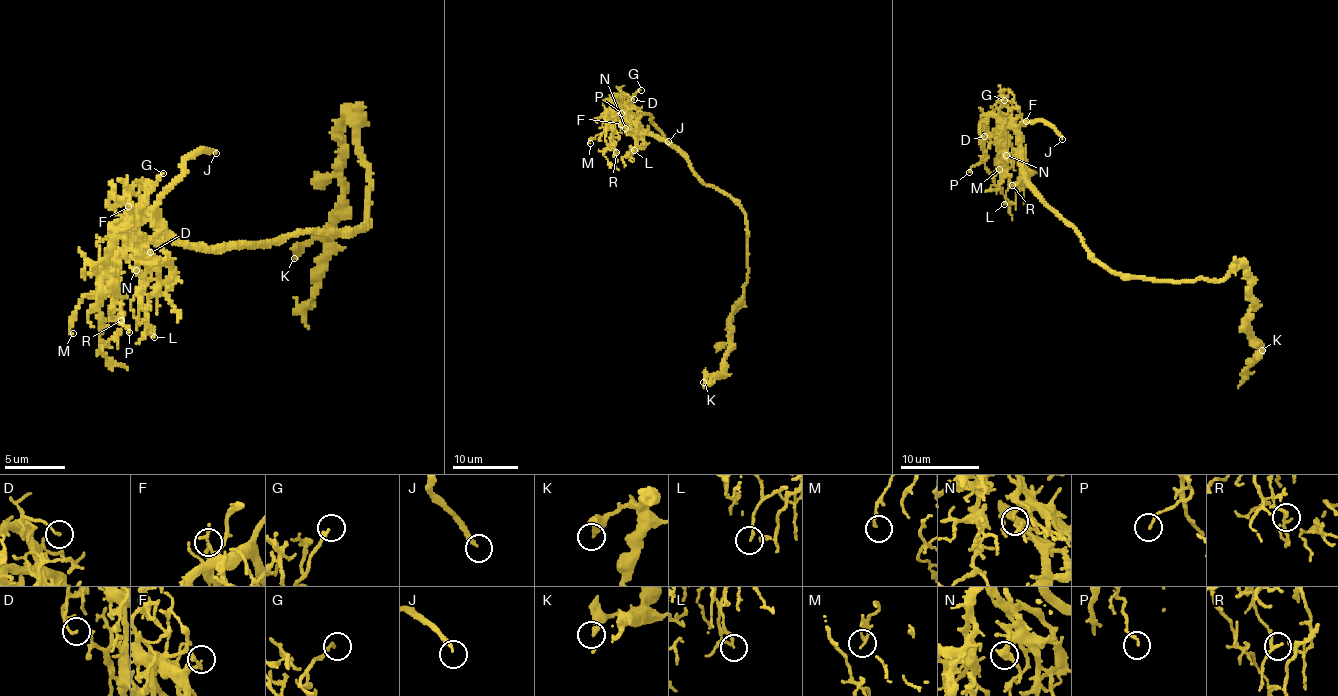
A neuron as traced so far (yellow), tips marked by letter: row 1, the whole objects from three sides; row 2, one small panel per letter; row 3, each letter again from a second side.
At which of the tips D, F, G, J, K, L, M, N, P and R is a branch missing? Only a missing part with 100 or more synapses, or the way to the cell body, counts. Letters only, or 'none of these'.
J

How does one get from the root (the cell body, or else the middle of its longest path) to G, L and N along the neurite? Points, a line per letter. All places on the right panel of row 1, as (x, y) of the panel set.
G: (1094, 257), (1077, 228), (1059, 219), (1027, 179), (1021, 141), (1000, 111), (1004, 100)
L: (1094, 257), (1077, 228), (1059, 219), (1027, 179), (1021, 141), (1010, 124), (1019, 183), (1004, 204)
N: (1094, 257), (1077, 228), (1059, 219), (1027, 179), (1021, 141), (1010, 128), (1006, 129), (1004, 139), (1006, 155)

